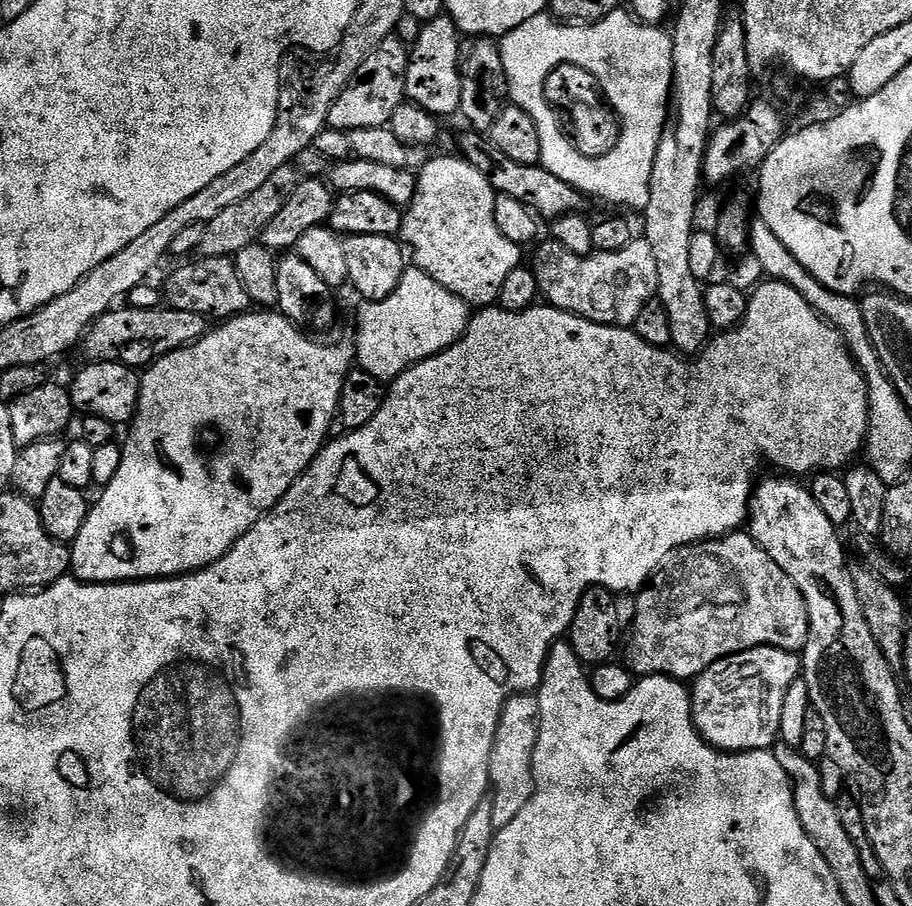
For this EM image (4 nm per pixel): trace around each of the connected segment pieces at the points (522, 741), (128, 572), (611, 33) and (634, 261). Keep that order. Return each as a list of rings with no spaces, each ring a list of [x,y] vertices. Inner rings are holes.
[[[517,694],[509,696],[500,715],[500,721],[494,734],[492,753],[488,763],[490,781],[490,799],[492,801],[492,817],[496,829],[510,826],[518,814],[530,802],[534,781],[532,763],[534,762],[534,746],[540,733],[540,697],[536,694]]]
[[[249,310],[242,316],[233,316],[231,320],[221,323],[219,326],[213,327],[208,335],[197,340],[195,344],[189,344],[187,348],[180,348],[176,352],[166,354],[161,360],[155,360],[154,363],[147,365],[146,371],[140,376],[140,397],[138,398],[138,406],[136,407],[136,415],[130,421],[128,432],[128,444],[123,445],[124,453],[122,454],[122,466],[118,466],[118,474],[114,474],[114,482],[110,482],[103,489],[104,492],[100,496],[100,501],[93,503],[88,509],[88,517],[82,526],[82,530],[78,534],[78,538],[73,540],[70,545],[72,554],[72,567],[70,569],[71,575],[75,576],[77,580],[85,580],[88,584],[123,584],[125,582],[135,582],[137,580],[167,580],[170,576],[186,576],[189,572],[197,572],[199,568],[210,566],[214,562],[218,562],[231,550],[236,543],[242,539],[244,535],[255,524],[260,521],[261,516],[266,512],[272,511],[278,501],[283,500],[284,496],[290,490],[290,486],[302,473],[304,473],[311,465],[312,459],[320,453],[320,449],[324,447],[326,441],[329,439],[328,431],[331,430],[332,424],[334,428],[334,421],[338,416],[338,409],[340,406],[340,395],[344,386],[344,380],[348,377],[350,369],[354,364],[354,352],[351,347],[348,348],[319,348],[312,340],[307,340],[305,333],[299,327],[288,320],[287,317],[280,314],[276,310]],[[207,428],[217,428],[220,431],[220,436],[224,439],[224,445],[220,448],[220,453],[208,461],[202,453],[199,452],[200,444],[196,439],[199,438],[200,432],[204,432]]]
[[[618,10],[596,24],[561,22],[545,14],[522,22],[522,26],[510,30],[499,41],[502,66],[506,66],[511,103],[515,107],[526,110],[526,114],[530,114],[530,118],[534,118],[536,123],[542,142],[540,164],[546,170],[550,170],[550,174],[562,178],[562,182],[574,186],[577,192],[583,192],[585,197],[592,199],[593,196],[596,200],[605,200],[606,203],[617,204],[620,208],[636,208],[636,210],[644,209],[650,202],[650,180],[654,174],[654,160],[658,154],[660,139],[664,137],[666,125],[670,120],[670,80],[665,70],[672,67],[672,37],[662,29],[663,27],[637,20],[628,10]],[[563,64],[594,67],[600,79],[607,85],[608,92],[611,92],[612,100],[615,100],[620,111],[625,113],[624,119],[628,120],[627,136],[624,143],[620,144],[618,154],[609,156],[608,160],[585,160],[577,151],[573,151],[568,141],[560,135],[560,129],[556,125],[556,115],[546,102],[543,88],[547,76]]]
[[[551,238],[545,239],[536,250],[530,269],[536,286],[540,288],[540,296],[548,299],[545,301],[551,307],[572,312],[596,324],[632,328],[638,314],[642,314],[651,300],[657,299],[660,263],[654,258],[654,250],[650,250],[647,240],[643,238],[634,238],[626,250],[595,251],[591,256],[573,254],[566,250],[566,246]]]

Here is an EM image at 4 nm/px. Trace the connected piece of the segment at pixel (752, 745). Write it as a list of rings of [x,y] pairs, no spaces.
[[[751,648],[725,660],[714,662],[703,674],[696,677],[690,688],[692,720],[707,744],[721,752],[762,752],[777,743],[782,722],[782,702],[786,702],[786,690],[795,680],[801,679],[802,660],[795,652],[781,648]]]

